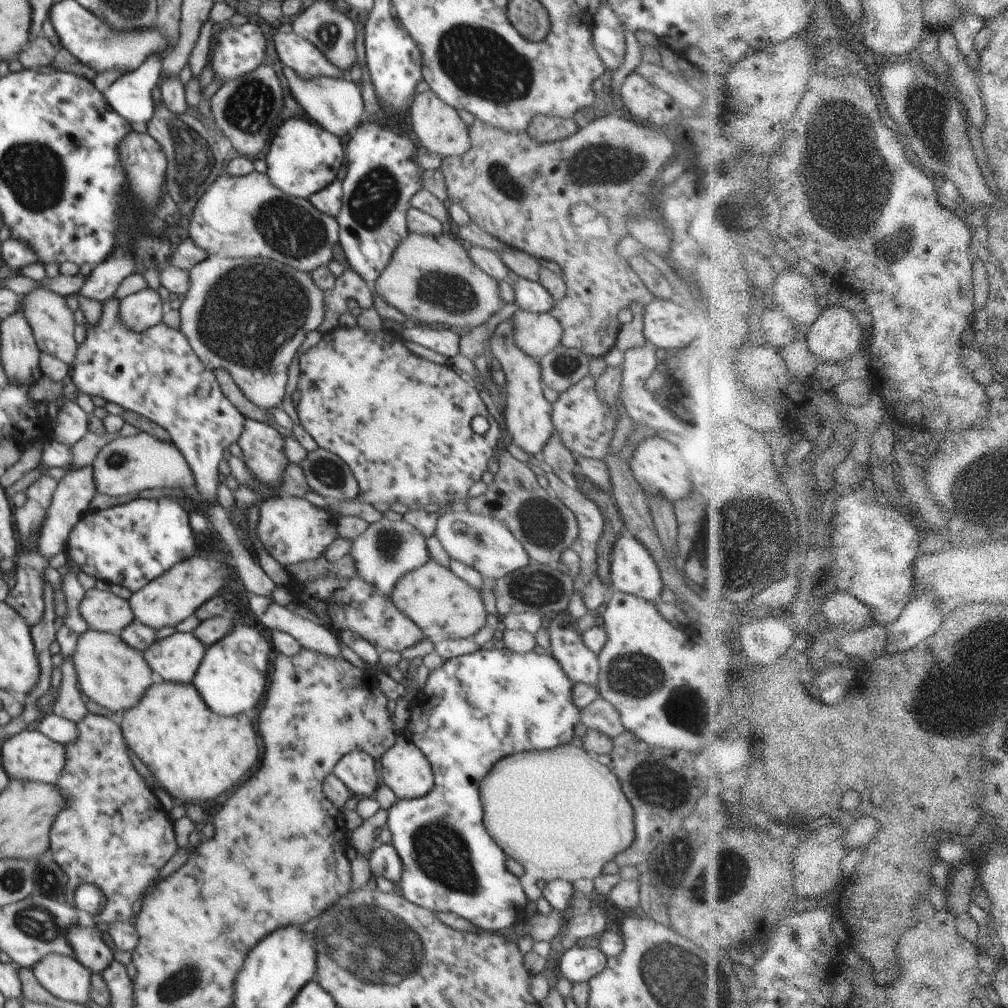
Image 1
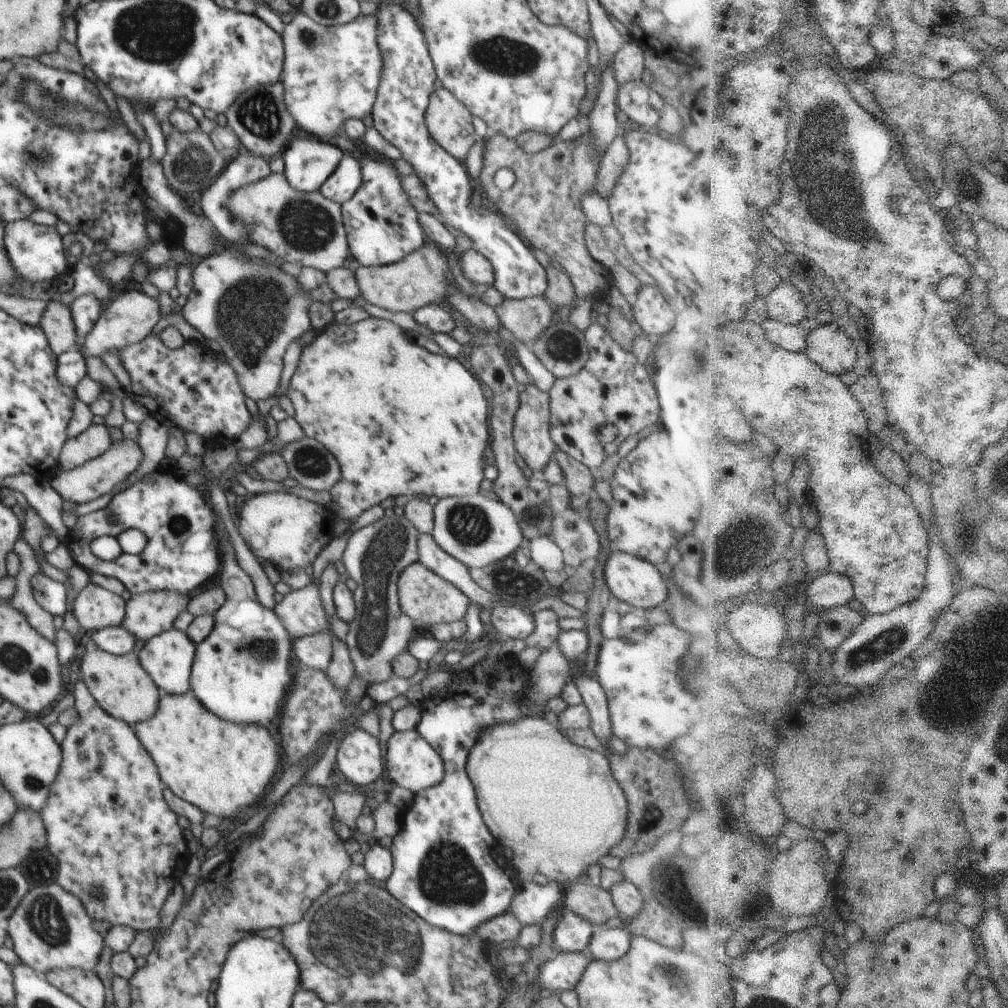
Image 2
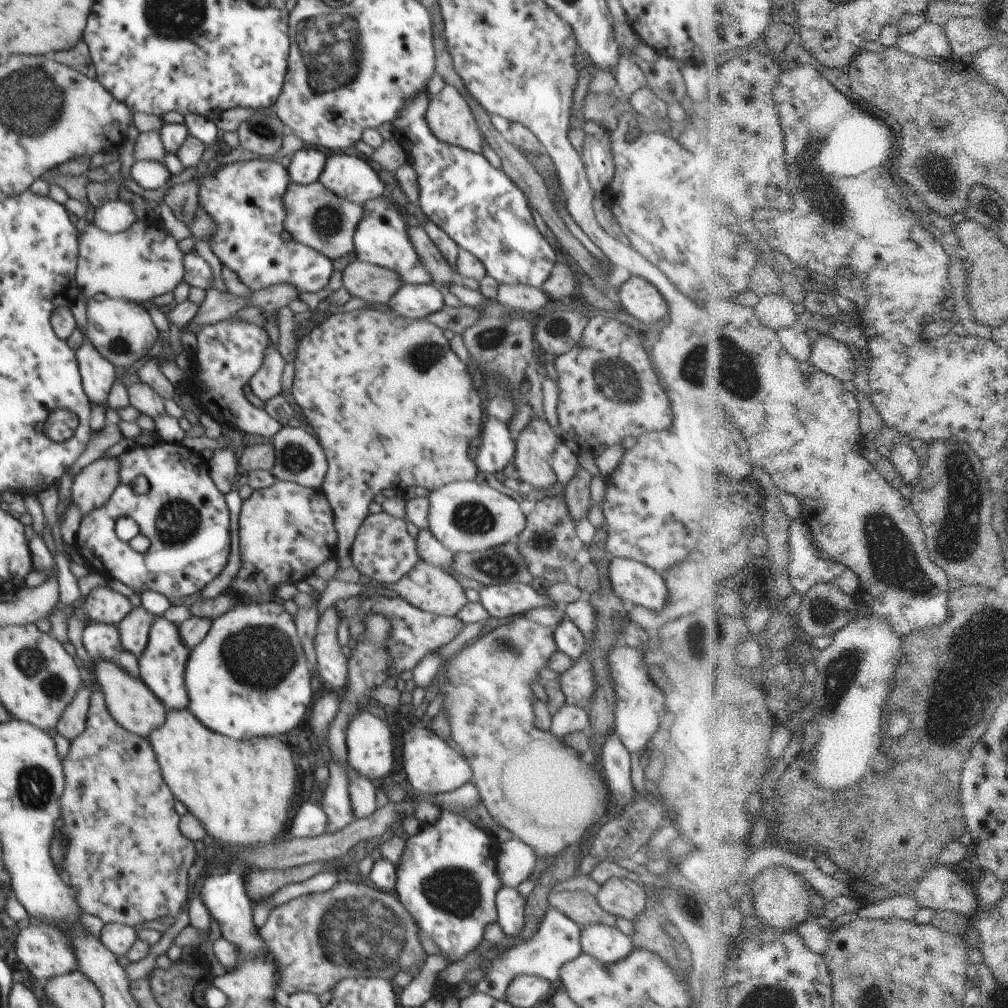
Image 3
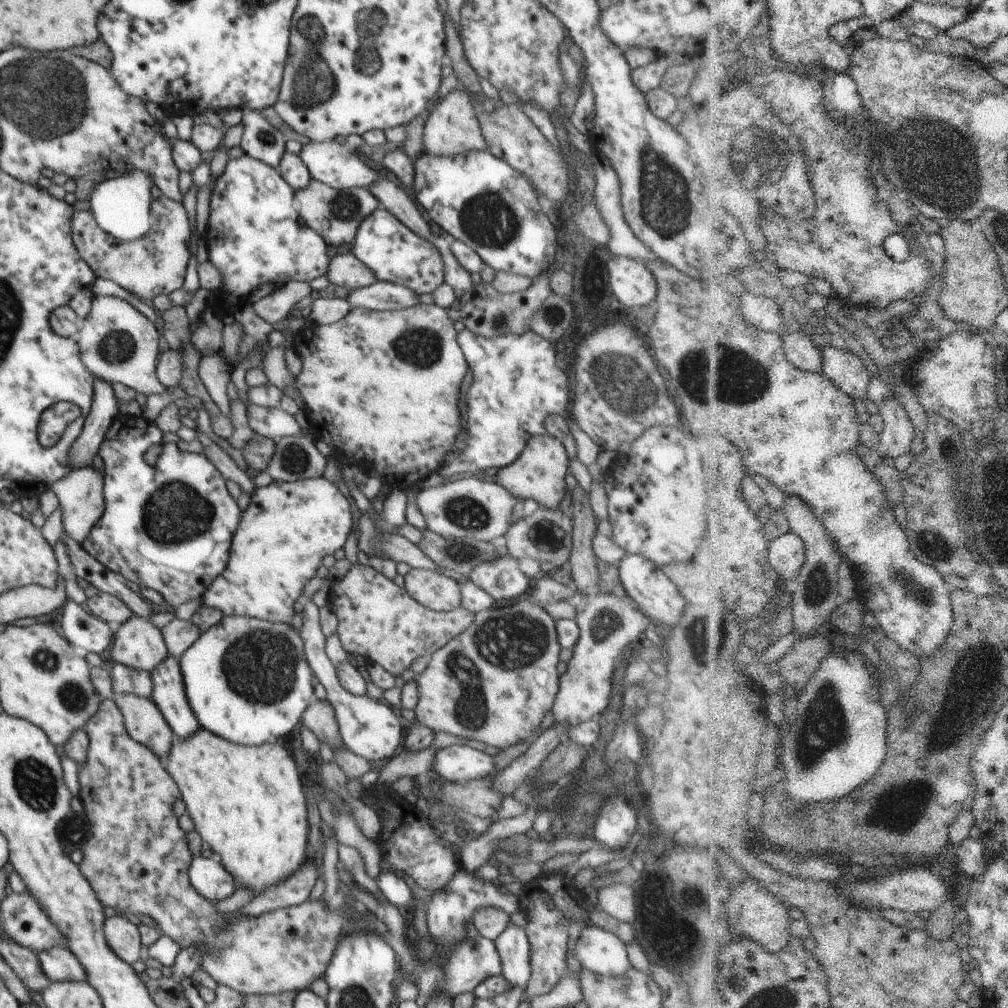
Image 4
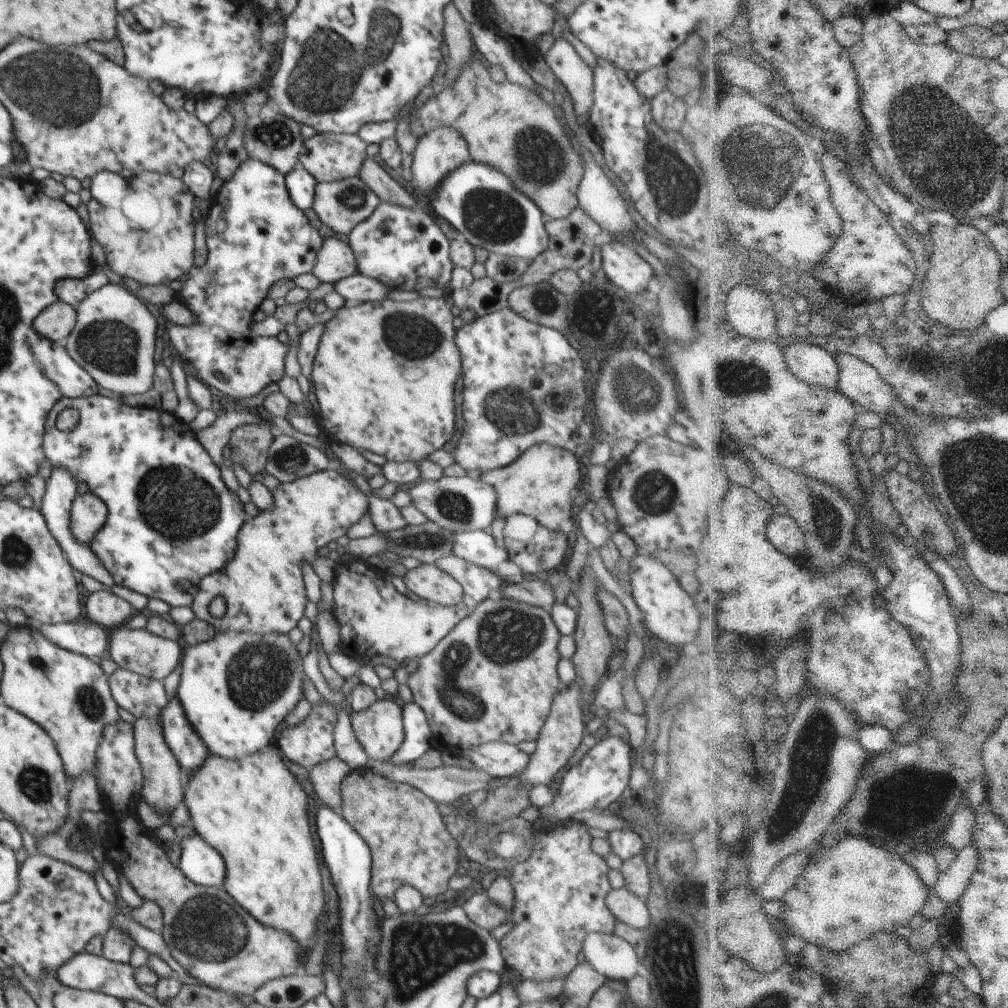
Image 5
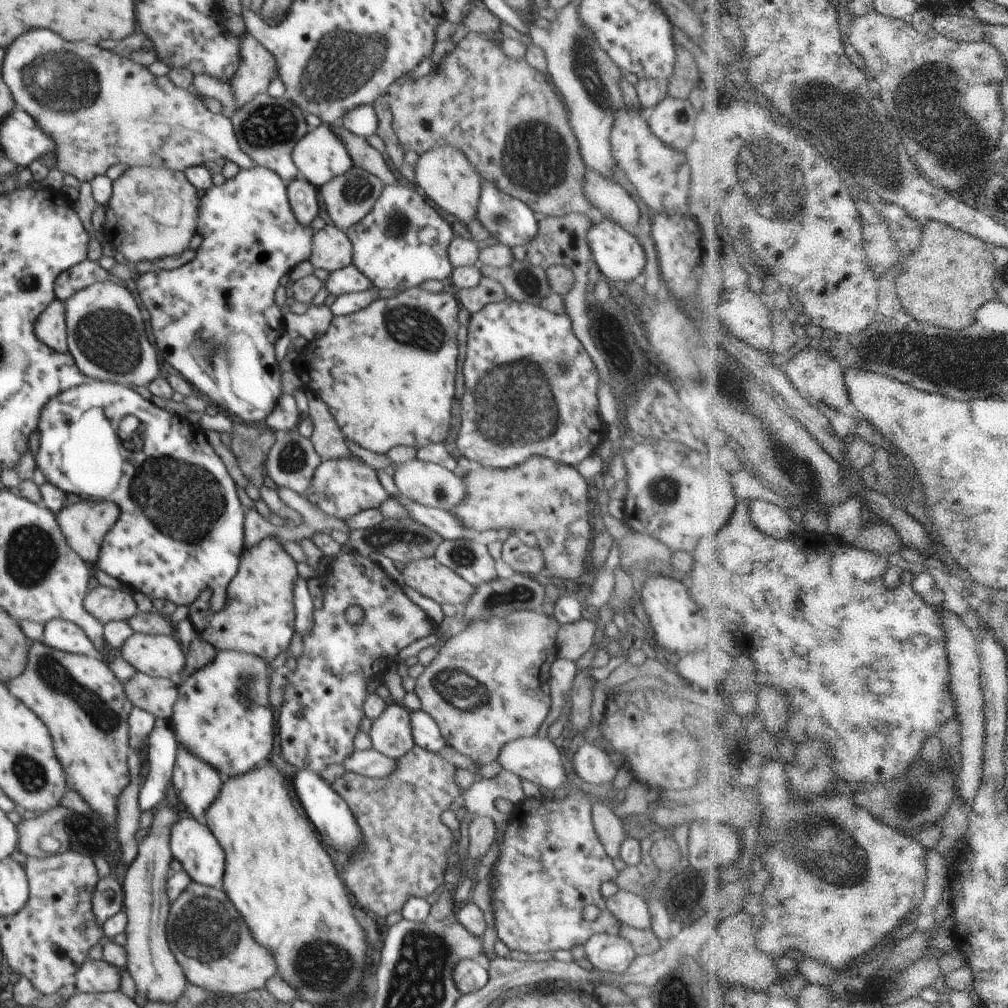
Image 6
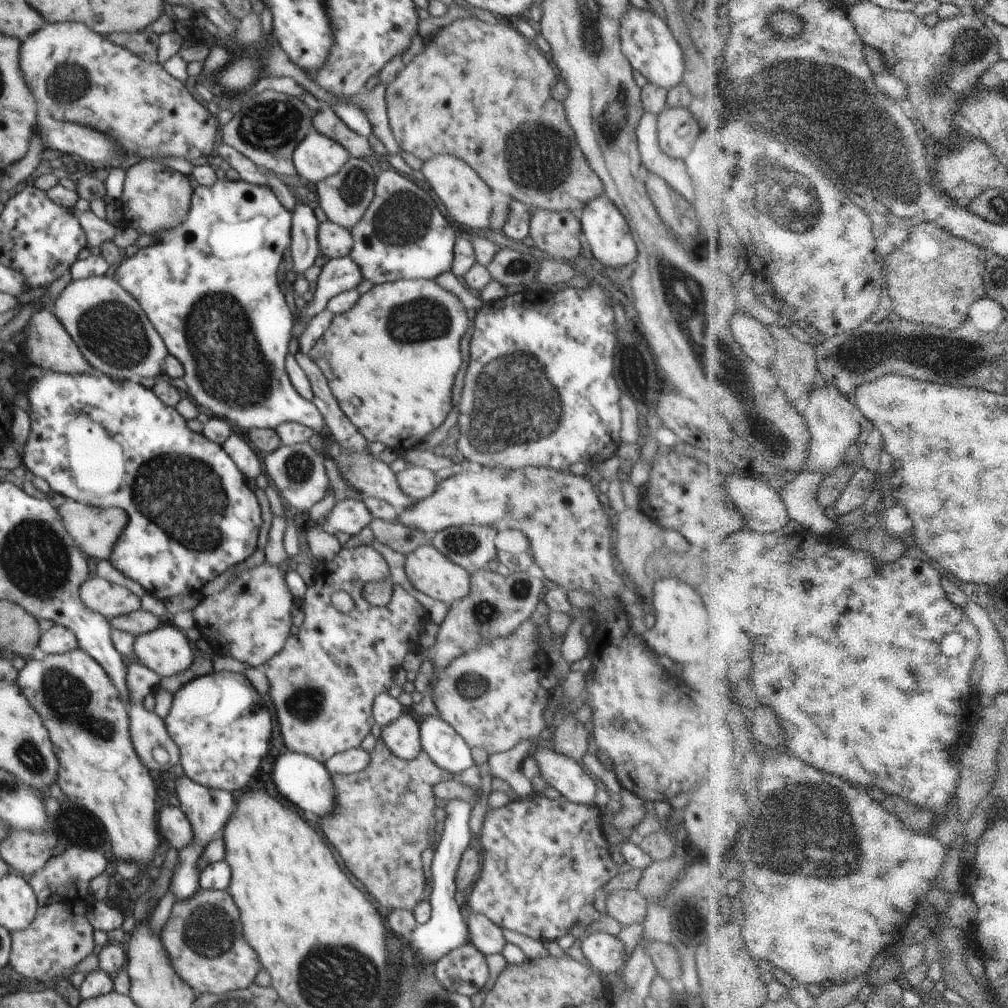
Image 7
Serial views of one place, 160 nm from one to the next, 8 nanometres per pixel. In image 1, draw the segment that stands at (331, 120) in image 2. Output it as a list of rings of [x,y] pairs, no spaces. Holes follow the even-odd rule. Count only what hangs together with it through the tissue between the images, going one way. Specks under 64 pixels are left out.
[[[294,31],[275,32],[273,36],[275,54],[283,66],[292,68],[303,79],[312,77],[344,77],[346,73],[335,67],[320,51]]]

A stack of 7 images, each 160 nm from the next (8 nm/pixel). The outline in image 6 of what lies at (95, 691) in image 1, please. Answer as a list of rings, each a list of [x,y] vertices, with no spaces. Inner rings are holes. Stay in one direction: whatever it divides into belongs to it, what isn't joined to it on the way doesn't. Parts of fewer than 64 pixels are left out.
[[[170,780],[165,790],[165,799],[162,799],[152,808],[152,824],[147,834],[138,841],[136,858],[126,868],[126,876],[121,884],[124,890],[123,906],[127,913],[127,968],[131,972],[135,985],[148,1001],[164,1001],[174,1006],[181,998],[182,991],[188,984],[182,967],[178,964],[174,954],[170,950],[166,926],[169,919],[170,902],[165,889],[168,880],[168,869],[173,859],[169,845],[169,836],[173,824],[181,818],[178,815],[176,805],[179,798]]]

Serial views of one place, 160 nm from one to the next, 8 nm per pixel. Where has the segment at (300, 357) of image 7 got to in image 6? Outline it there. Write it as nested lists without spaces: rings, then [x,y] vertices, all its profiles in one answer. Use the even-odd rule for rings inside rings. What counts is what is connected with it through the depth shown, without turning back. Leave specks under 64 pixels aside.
[[[352,453],[351,457],[347,459],[322,461],[314,471],[310,486],[301,496],[306,498],[308,502],[312,502],[312,504],[318,506],[324,514],[329,514],[334,516],[334,518],[340,518],[346,521],[347,518],[350,518],[359,512],[368,509],[378,509],[383,502],[388,500],[390,495],[382,487],[380,481],[378,481],[376,474],[376,470],[368,466]]]

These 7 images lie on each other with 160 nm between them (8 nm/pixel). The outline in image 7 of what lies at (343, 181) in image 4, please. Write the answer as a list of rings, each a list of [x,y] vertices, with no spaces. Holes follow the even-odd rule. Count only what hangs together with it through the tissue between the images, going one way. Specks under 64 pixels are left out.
[[[312,128],[296,146],[292,158],[297,174],[310,184],[318,184],[336,174],[351,157],[342,144]]]

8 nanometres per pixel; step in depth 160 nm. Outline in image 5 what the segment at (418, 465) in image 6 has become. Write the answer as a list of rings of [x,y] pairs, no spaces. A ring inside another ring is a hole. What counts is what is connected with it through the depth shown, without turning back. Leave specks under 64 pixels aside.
[[[388,461],[383,476],[388,482],[396,482],[406,489],[411,502],[427,518],[428,522],[442,528],[444,532],[489,531],[497,514],[497,492],[493,486],[470,476],[441,477],[439,480],[425,480],[420,476],[418,464],[414,462],[395,463]]]

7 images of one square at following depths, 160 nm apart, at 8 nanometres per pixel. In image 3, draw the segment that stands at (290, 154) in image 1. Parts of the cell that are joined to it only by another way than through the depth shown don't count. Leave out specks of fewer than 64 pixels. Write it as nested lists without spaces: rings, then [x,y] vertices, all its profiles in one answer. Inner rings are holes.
[[[305,146],[304,149],[299,149],[294,153],[287,167],[290,182],[309,185],[318,181],[326,166],[327,158],[328,153],[320,148]]]

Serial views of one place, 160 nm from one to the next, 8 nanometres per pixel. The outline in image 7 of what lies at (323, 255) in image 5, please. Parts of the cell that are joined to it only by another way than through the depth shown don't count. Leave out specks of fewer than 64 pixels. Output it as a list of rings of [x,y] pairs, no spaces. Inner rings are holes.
[[[328,220],[319,224],[317,242],[326,258],[342,258],[350,255],[353,238],[350,229]]]

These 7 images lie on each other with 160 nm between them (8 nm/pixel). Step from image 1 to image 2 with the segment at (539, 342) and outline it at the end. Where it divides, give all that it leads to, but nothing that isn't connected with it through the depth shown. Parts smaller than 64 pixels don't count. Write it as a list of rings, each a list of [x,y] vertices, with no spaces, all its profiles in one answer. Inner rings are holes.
[[[506,298],[496,307],[496,315],[516,341],[529,346],[538,340],[554,322],[555,308],[545,298]]]

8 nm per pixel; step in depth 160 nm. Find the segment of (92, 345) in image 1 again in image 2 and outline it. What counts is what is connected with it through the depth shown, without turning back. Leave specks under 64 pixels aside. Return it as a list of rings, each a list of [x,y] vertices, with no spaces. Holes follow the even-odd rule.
[[[150,333],[140,342],[129,344],[117,350],[122,366],[130,376],[128,394],[136,402],[147,408],[150,416],[168,425],[176,426],[185,432],[198,434],[206,441],[206,446],[228,446],[234,442],[251,424],[249,410],[246,409],[246,396],[242,392],[234,369],[227,363],[219,362],[217,353],[205,343],[192,346],[184,343],[177,349],[169,349],[162,344],[159,335]],[[214,510],[213,515],[218,550],[222,554],[220,588],[226,598],[214,614],[212,632],[195,648],[190,692],[208,712],[222,720],[270,726],[281,715],[283,700],[293,682],[288,664],[292,638],[273,609],[263,607],[256,600],[250,576],[238,566],[220,516]]]

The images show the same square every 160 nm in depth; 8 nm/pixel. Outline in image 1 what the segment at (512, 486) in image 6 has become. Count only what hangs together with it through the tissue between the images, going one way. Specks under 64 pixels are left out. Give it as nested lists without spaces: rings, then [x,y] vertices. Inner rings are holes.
[[[513,321],[510,324],[509,322],[500,323],[490,339],[489,350],[491,356],[498,359],[505,374],[507,400],[503,410],[503,420],[507,436],[531,456],[542,451],[546,441],[554,434],[551,417],[553,405],[542,393],[543,380],[538,360],[530,357],[514,344],[513,331]]]

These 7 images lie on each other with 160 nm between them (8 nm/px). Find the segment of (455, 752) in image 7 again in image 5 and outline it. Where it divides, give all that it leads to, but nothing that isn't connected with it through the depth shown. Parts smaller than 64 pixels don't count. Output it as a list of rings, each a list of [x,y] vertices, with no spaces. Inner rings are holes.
[[[414,701],[405,703],[403,707],[403,727],[405,728],[405,741],[393,754],[392,758],[386,760],[386,762],[390,762],[390,764],[403,765],[413,763],[414,760],[420,758],[420,756],[422,756],[430,747],[429,742],[432,740],[431,728],[427,723],[425,712]]]

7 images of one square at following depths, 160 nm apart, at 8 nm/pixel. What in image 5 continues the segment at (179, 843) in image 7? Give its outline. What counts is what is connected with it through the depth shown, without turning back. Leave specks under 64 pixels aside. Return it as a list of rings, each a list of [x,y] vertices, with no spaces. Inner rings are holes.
[[[200,835],[180,840],[180,870],[192,882],[205,887],[224,888],[226,865],[220,853]]]

